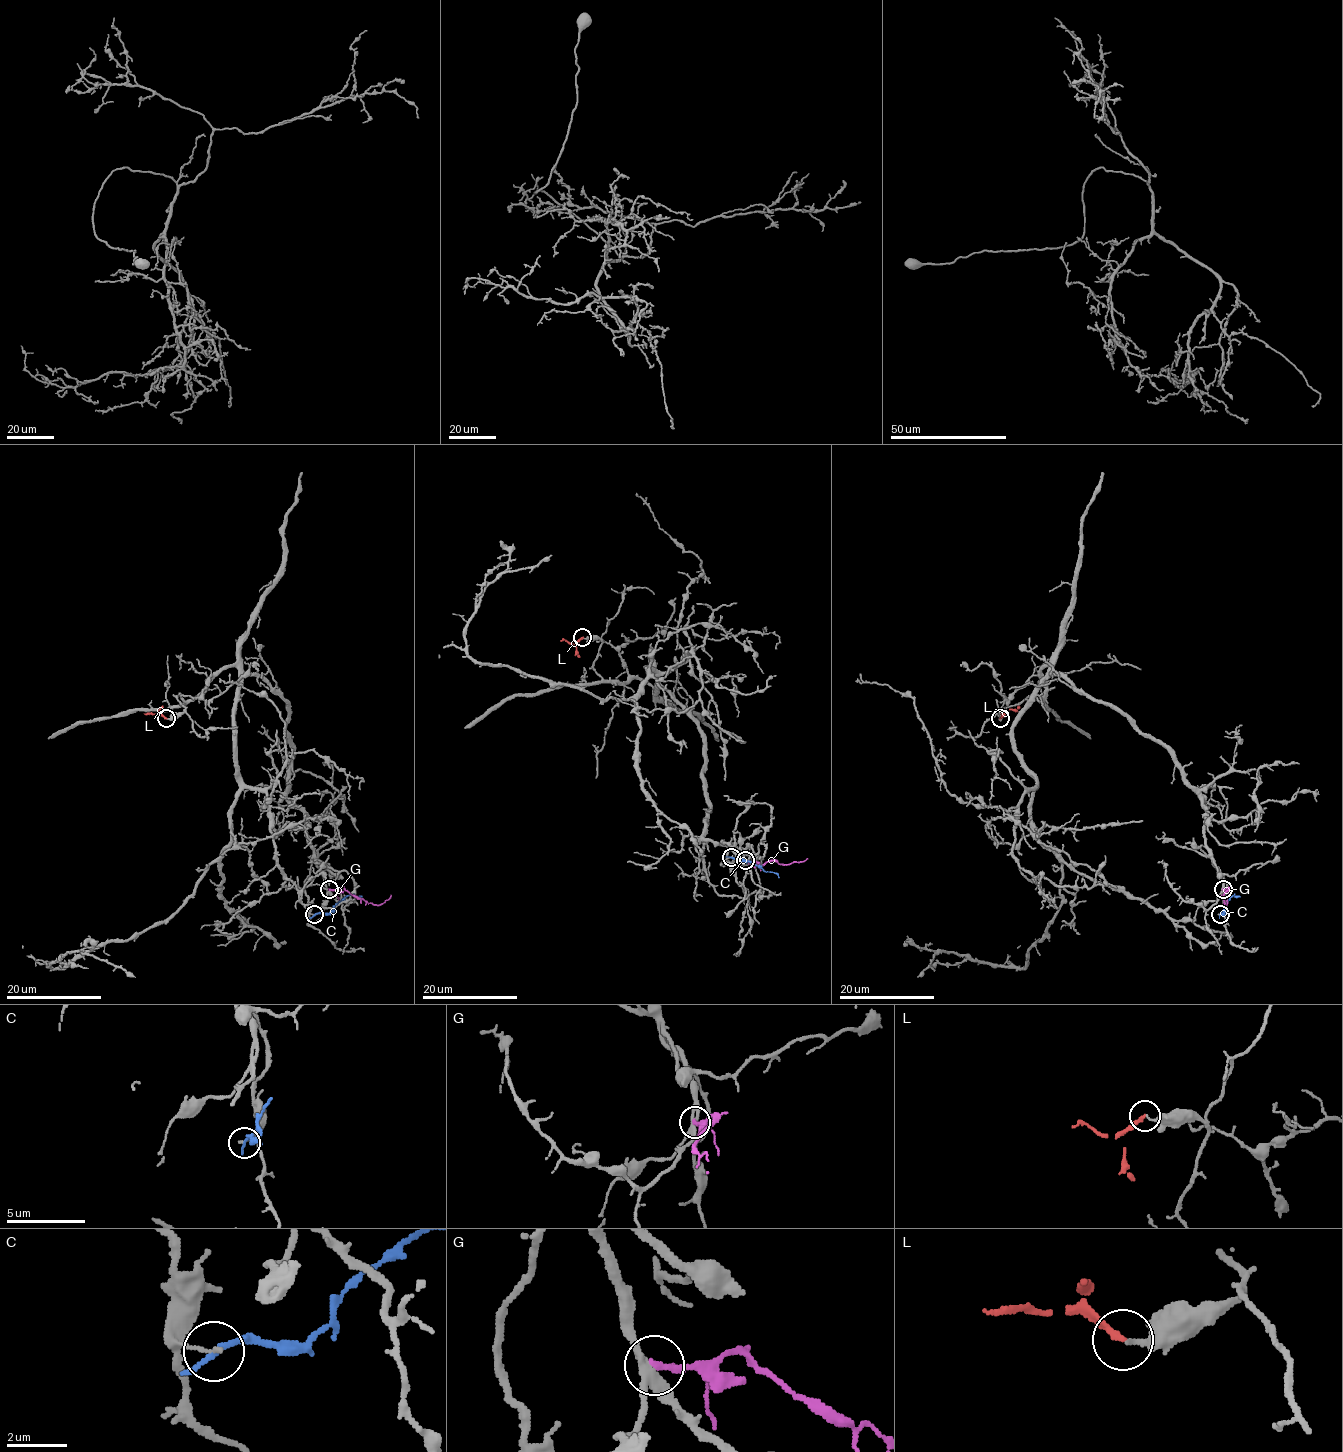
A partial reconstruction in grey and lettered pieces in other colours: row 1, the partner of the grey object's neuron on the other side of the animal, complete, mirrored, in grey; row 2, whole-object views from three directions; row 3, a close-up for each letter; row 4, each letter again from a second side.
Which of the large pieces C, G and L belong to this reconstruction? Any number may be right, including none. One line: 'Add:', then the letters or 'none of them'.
Add: none of them

